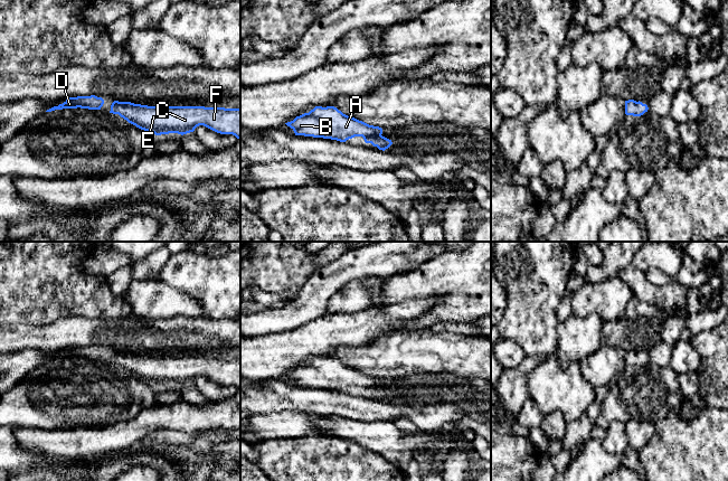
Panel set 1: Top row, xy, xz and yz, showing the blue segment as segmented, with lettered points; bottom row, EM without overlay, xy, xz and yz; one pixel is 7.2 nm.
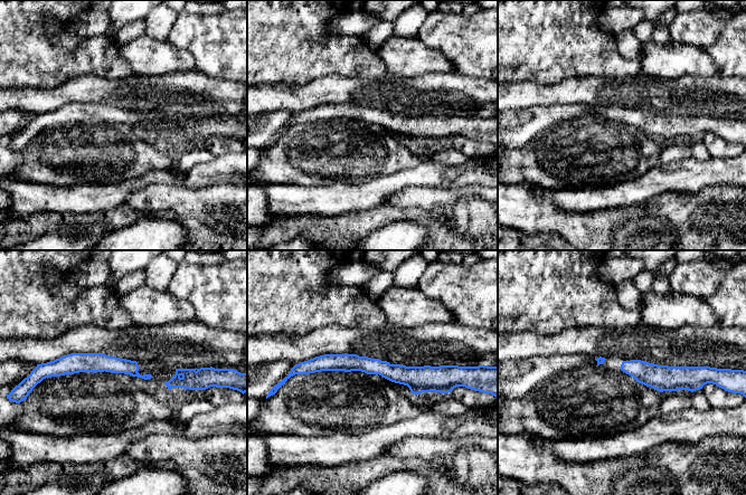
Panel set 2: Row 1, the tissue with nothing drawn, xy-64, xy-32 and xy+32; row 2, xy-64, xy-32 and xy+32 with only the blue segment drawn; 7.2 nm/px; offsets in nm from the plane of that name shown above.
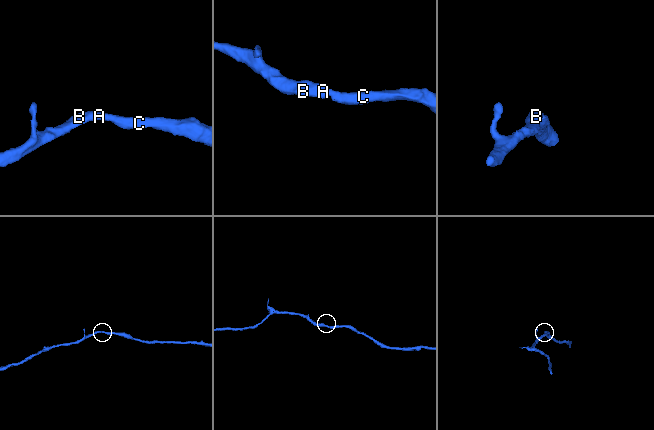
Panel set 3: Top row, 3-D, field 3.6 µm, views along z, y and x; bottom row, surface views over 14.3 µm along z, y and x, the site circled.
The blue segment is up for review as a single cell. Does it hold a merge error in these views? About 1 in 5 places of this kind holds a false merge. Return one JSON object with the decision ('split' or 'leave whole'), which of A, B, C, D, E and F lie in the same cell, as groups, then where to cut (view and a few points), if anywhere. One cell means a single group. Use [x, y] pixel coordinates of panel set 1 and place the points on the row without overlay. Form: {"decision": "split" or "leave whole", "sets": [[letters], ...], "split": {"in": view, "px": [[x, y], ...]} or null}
{"decision": "leave whole", "sets": [["A", "B", "C", "D", "E", "F"]], "split": null}

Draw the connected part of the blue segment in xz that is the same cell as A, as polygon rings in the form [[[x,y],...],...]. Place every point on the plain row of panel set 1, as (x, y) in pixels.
[[[315,357],[309,364],[296,367],[285,374],[295,386],[313,387],[346,393],[354,387],[362,387],[366,394],[371,394],[385,402],[393,393],[382,387],[382,379],[369,376],[348,367],[334,357]]]

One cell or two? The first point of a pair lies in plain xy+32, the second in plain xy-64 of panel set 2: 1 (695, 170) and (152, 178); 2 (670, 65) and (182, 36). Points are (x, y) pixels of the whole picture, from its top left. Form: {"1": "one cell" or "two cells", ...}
{"1": "one cell", "2": "two cells"}

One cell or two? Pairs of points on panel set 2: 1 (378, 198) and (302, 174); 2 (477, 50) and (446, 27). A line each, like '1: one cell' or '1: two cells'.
1: two cells
2: one cell

